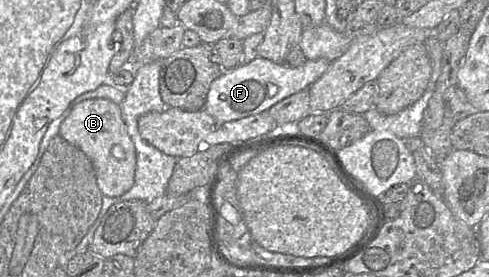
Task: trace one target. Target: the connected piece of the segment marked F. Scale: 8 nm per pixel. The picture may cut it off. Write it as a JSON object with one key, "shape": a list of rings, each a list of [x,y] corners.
{"shape":[[[258,56],[246,65],[238,65],[233,69],[224,70],[224,73],[211,83],[204,109],[215,119],[224,122],[268,111],[281,100],[308,88],[323,75],[330,63],[328,60],[320,58],[317,60],[307,60],[303,65],[293,68]]]}

